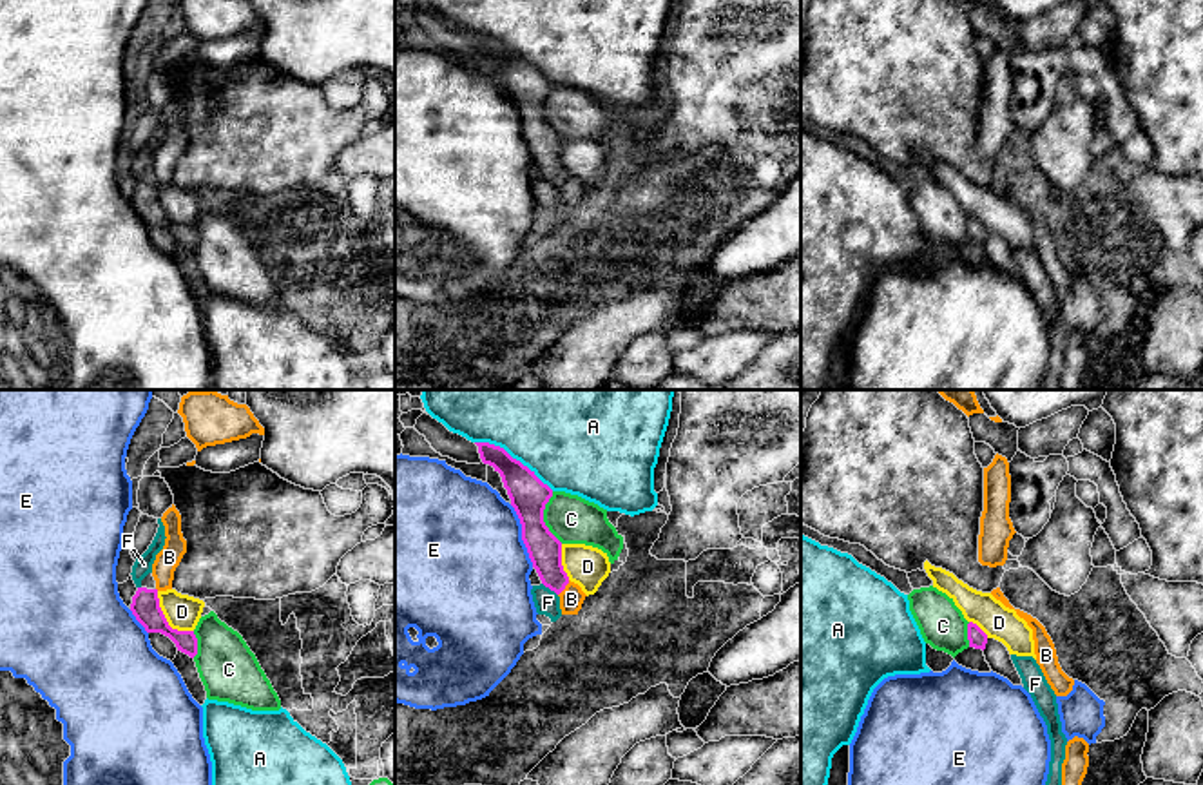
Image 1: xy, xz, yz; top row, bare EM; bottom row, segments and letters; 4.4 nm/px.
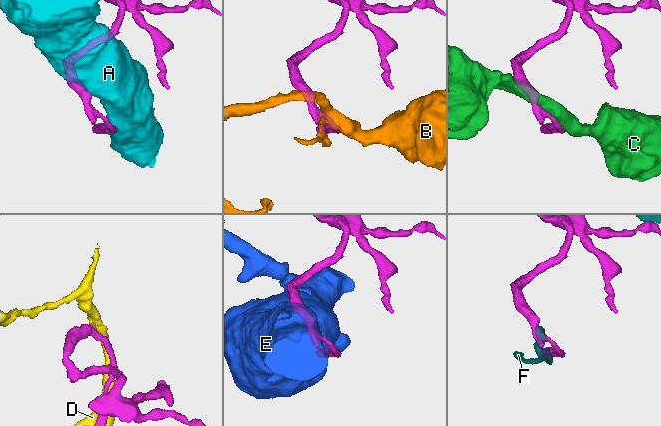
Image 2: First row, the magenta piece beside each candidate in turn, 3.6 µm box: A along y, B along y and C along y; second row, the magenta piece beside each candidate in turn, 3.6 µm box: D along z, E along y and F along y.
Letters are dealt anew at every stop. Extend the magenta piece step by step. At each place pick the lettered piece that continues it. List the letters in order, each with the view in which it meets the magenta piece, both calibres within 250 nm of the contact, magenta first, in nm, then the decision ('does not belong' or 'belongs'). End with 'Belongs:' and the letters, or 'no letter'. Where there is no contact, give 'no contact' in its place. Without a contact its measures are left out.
A: xz | 170/500 nm | does not belong
B: xz | 150/110 nm | does not belong
C: xz | 170/220 nm | does not belong
D: xy | 130/160 nm | does not belong
E: xz | 170/500 nm | does not belong
F: xz | 150/110 nm | does not belong
Belongs: no letter

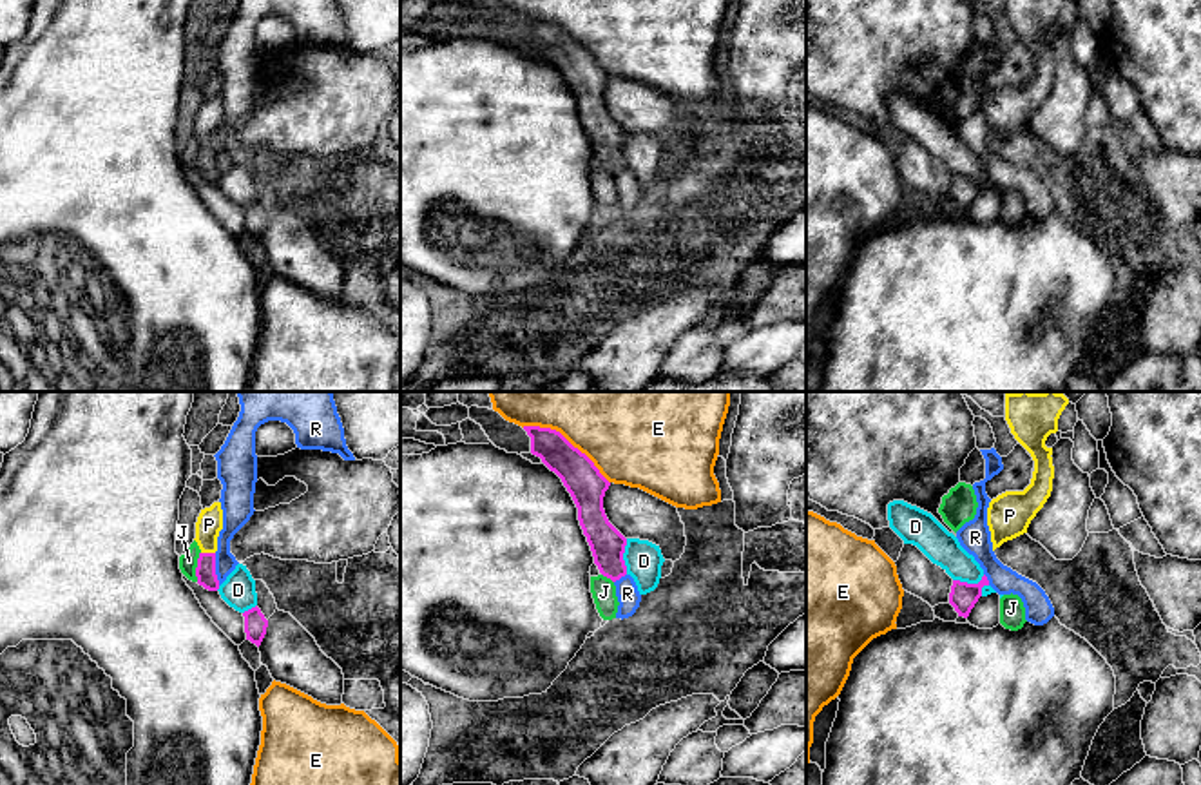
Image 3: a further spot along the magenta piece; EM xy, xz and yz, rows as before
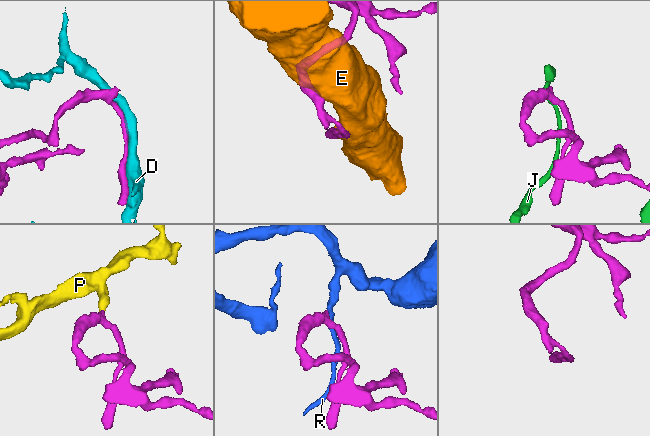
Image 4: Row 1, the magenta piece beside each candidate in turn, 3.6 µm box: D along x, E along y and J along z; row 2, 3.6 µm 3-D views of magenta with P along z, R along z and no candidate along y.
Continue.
D: xz | 160/170 nm | does not belong
E: xz | 170/500 nm | does not belong
J: xy | 90/80 nm | does not belong
P: xy | 90/120 nm | belongs
R: xy | 90/110 nm | does not belong
Belongs: P

